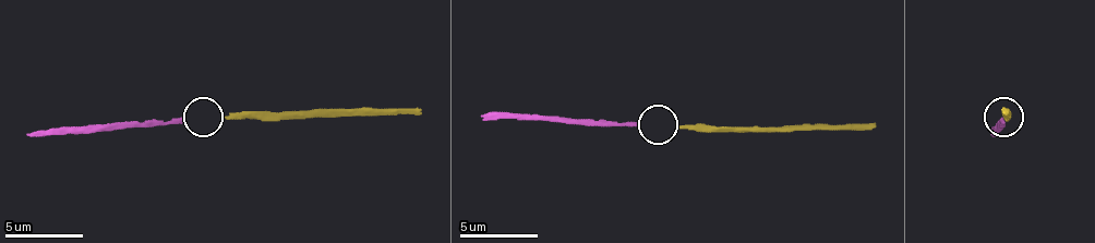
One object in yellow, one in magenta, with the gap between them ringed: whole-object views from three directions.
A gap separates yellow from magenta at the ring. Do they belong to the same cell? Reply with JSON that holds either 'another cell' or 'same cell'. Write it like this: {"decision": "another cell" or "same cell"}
{"decision": "same cell"}

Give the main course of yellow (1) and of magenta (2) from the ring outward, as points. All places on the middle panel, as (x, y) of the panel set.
1: (680, 124), (875, 124)
2: (637, 124), (481, 121)

